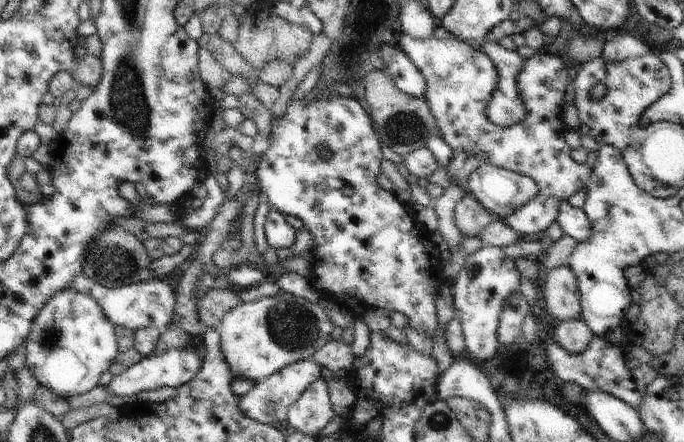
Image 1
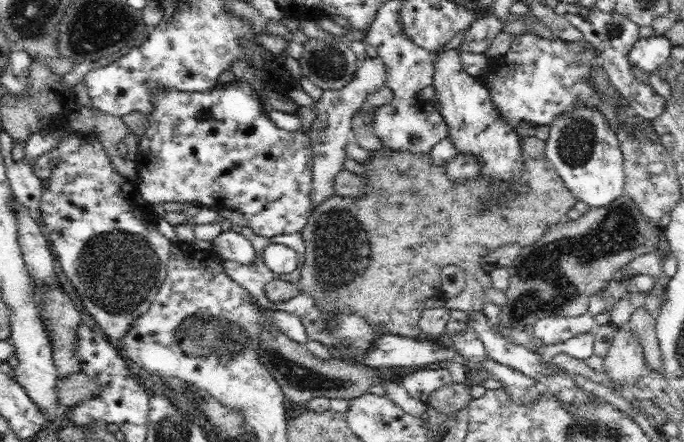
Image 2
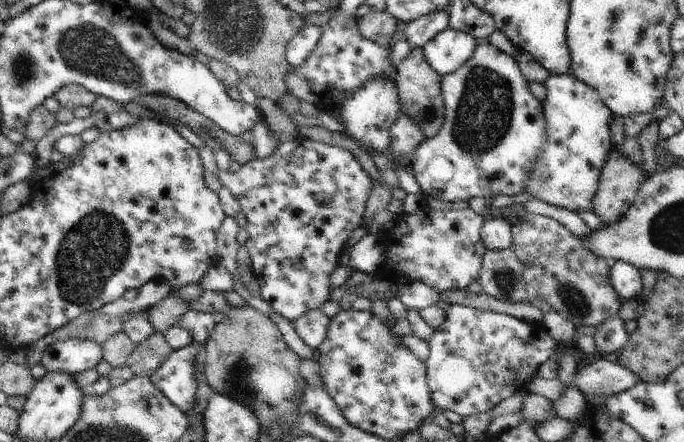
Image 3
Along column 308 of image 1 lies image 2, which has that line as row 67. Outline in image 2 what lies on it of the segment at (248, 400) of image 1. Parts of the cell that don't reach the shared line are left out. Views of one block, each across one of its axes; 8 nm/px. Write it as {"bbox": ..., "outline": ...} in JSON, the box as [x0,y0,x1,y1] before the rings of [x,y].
{"bbox":[306,55,386,207],"outline":[[[380,55],[366,57],[358,64],[354,78],[341,89],[330,89],[322,92],[322,98],[315,101],[315,114],[313,124],[306,129],[312,151],[314,152],[312,205],[318,207],[326,200],[335,196],[334,179],[345,170],[344,162],[347,160],[346,146],[352,138],[351,123],[354,113],[360,110],[368,94],[376,92],[386,86],[386,65]]]}

